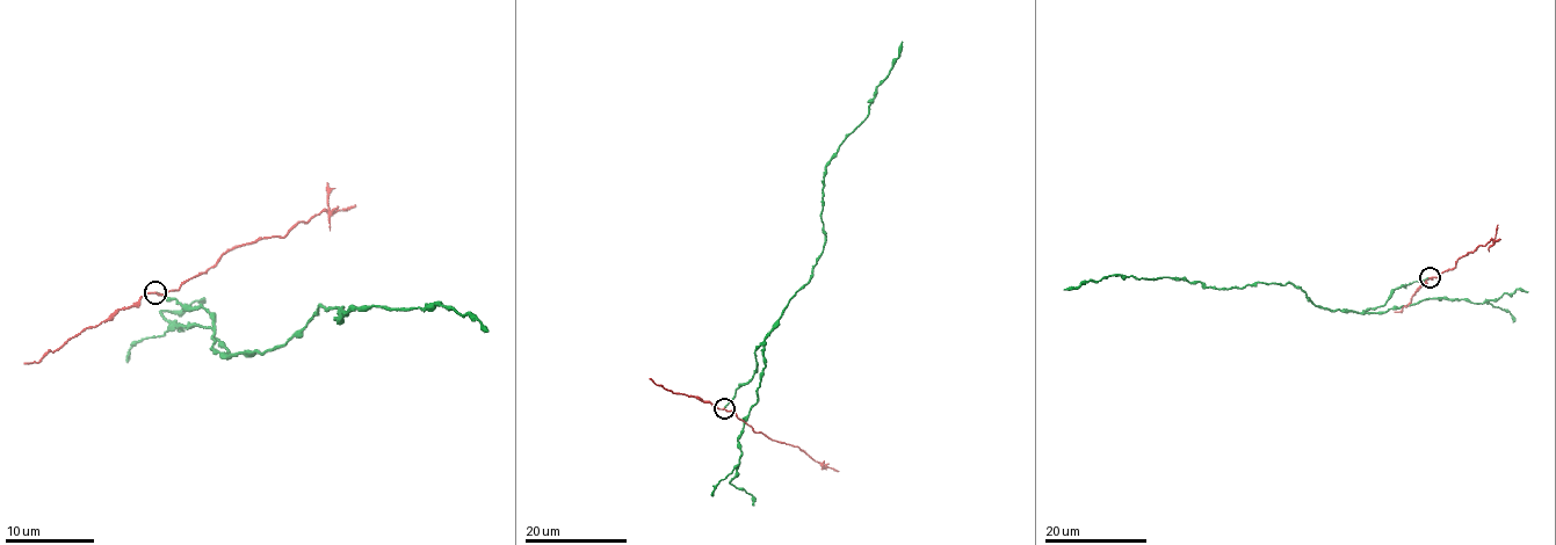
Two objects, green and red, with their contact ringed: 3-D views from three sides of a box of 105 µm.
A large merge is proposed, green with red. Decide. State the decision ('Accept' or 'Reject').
Reject

